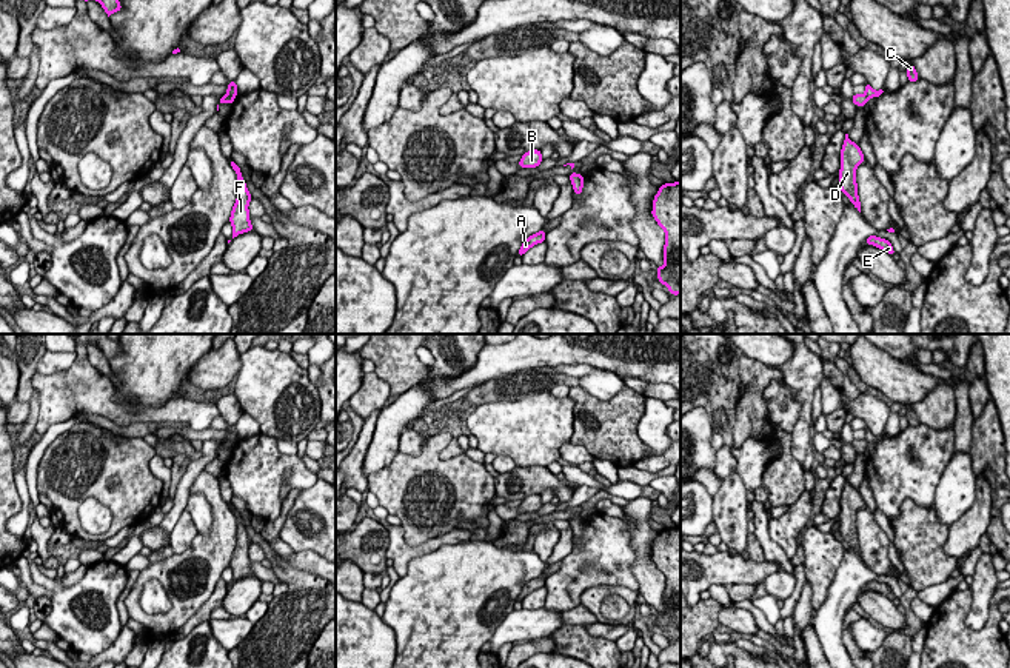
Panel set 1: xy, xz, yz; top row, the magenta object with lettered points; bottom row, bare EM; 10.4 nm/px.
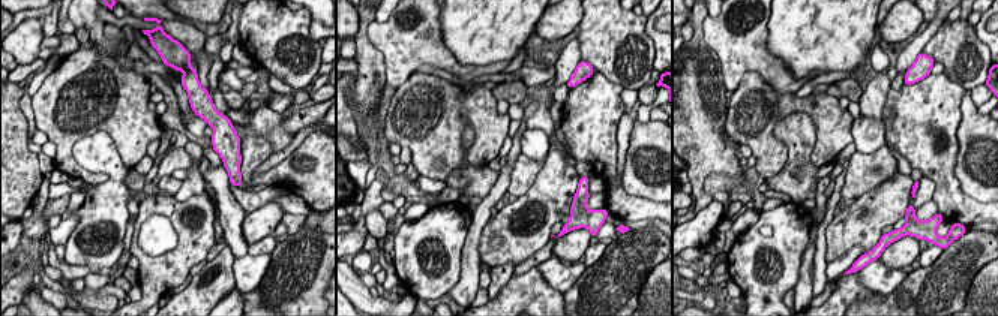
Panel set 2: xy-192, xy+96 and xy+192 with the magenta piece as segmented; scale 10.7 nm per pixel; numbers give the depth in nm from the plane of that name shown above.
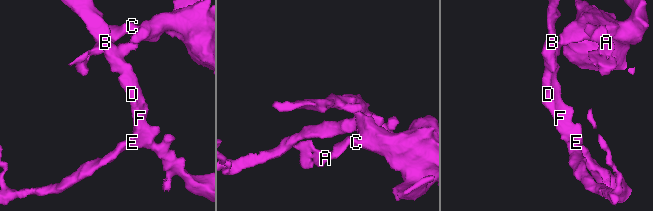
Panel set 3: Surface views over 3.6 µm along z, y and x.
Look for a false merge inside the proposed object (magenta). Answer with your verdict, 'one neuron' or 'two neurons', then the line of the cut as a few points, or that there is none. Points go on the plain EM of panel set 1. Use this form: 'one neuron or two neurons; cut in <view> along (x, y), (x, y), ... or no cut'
two neurons; cut in yz along (864, 439), (869, 442)

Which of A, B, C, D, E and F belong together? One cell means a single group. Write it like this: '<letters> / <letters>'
A C / B D E F

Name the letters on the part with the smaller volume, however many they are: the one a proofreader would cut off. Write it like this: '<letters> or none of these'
A, C

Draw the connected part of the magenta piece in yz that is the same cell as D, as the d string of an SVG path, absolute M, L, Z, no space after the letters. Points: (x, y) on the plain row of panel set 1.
M845 479L845 485L841 494L841 514L839 514L839 533L850 543L854 553L861 557L861 546L858 540L858 528L856 528L856 513L865 506L861 493L848 483Z

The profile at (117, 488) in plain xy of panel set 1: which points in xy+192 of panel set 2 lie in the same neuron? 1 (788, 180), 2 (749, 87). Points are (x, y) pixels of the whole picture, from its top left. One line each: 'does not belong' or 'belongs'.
1: does not belong
2: belongs

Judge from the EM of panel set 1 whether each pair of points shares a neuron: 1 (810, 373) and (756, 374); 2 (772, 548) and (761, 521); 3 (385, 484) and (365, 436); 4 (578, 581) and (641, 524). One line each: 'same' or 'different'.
1: different
2: same
3: different
4: different

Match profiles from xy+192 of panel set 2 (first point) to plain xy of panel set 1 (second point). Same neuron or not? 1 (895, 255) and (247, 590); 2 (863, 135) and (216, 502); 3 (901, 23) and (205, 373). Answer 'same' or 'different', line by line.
1: same
2: different
3: same

